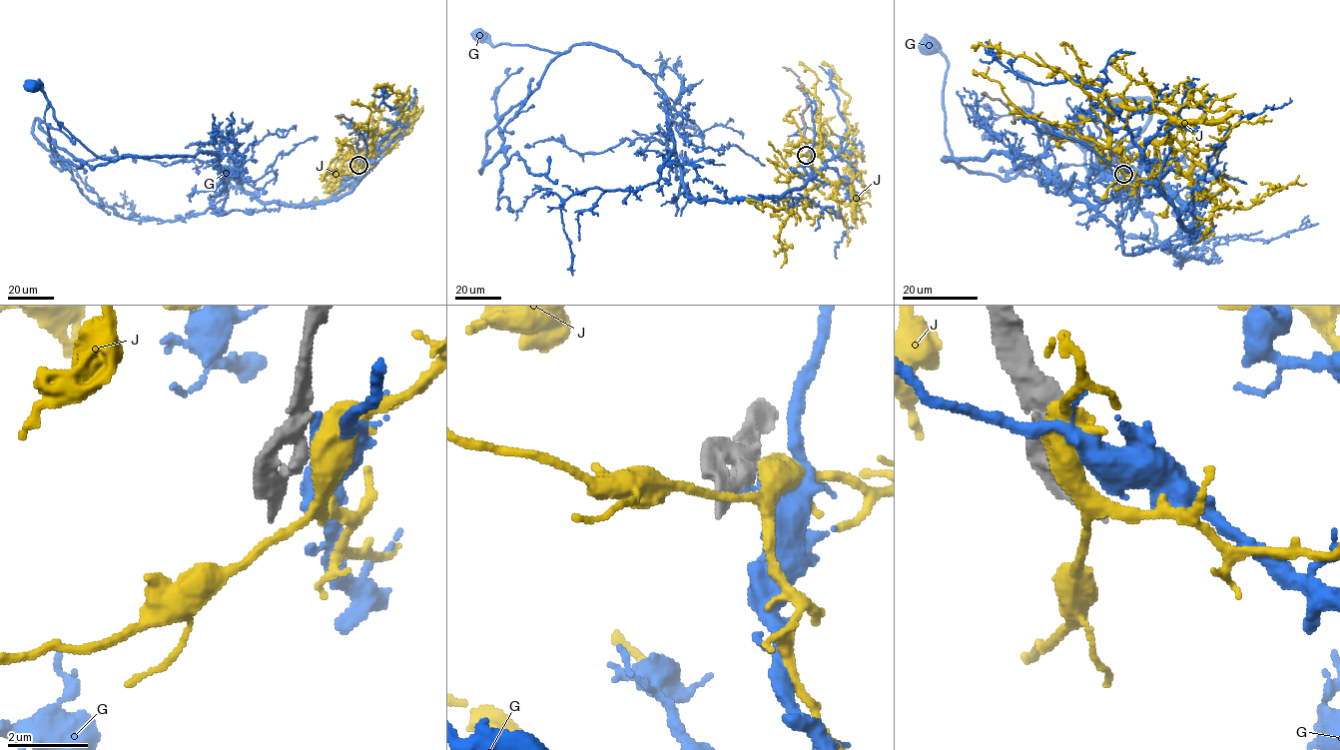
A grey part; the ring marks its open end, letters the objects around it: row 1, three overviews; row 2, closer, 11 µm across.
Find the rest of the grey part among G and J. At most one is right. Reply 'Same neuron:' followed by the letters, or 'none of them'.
Same neuron: none of them

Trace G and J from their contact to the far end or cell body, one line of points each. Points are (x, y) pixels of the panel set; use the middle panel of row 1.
G: (809, 155), (811, 176), (784, 194), (693, 199), (665, 96), (637, 66), (591, 44), (551, 52), (480, 34)
J: (809, 154), (835, 145), (848, 159), (852, 178), (849, 183), (815, 185), (790, 211), (750, 201), (763, 211)

